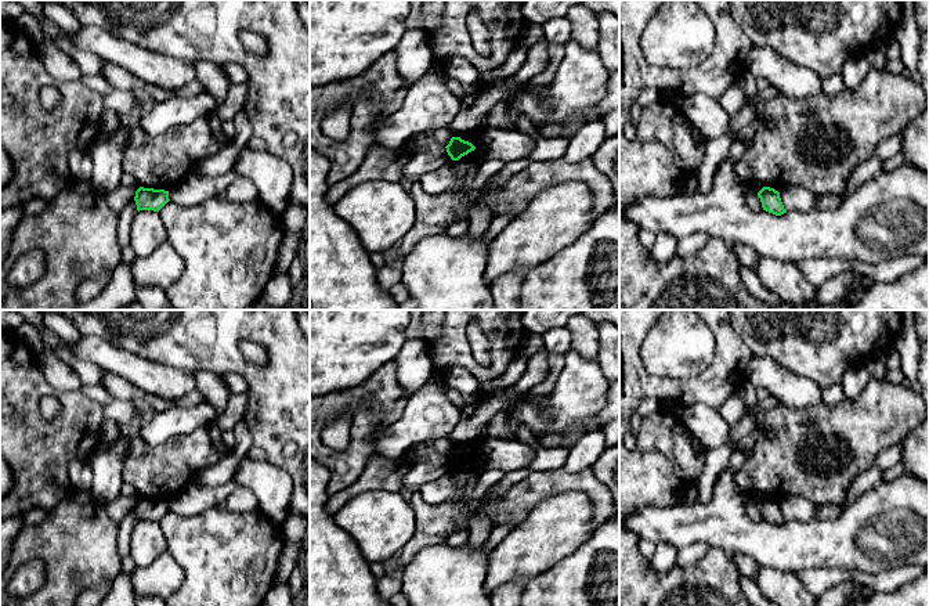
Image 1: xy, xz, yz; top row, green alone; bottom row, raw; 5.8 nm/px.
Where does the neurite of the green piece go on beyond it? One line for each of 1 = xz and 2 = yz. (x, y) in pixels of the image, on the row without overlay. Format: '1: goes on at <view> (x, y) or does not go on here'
1: does not go on here
2: does not go on here

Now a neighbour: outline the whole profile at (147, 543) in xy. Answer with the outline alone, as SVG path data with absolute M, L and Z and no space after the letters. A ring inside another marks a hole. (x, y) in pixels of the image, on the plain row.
M140 520L131 533L130 555L137 567L149 566L166 551L166 540L158 522Z

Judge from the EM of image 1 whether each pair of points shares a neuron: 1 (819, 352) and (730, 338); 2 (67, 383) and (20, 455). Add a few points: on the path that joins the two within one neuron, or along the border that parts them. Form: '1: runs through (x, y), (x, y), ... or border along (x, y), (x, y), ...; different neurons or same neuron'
1: border along (733, 328), (754, 354); different neurons
2: border along (39, 368), (55, 388), (79, 390); different neurons

